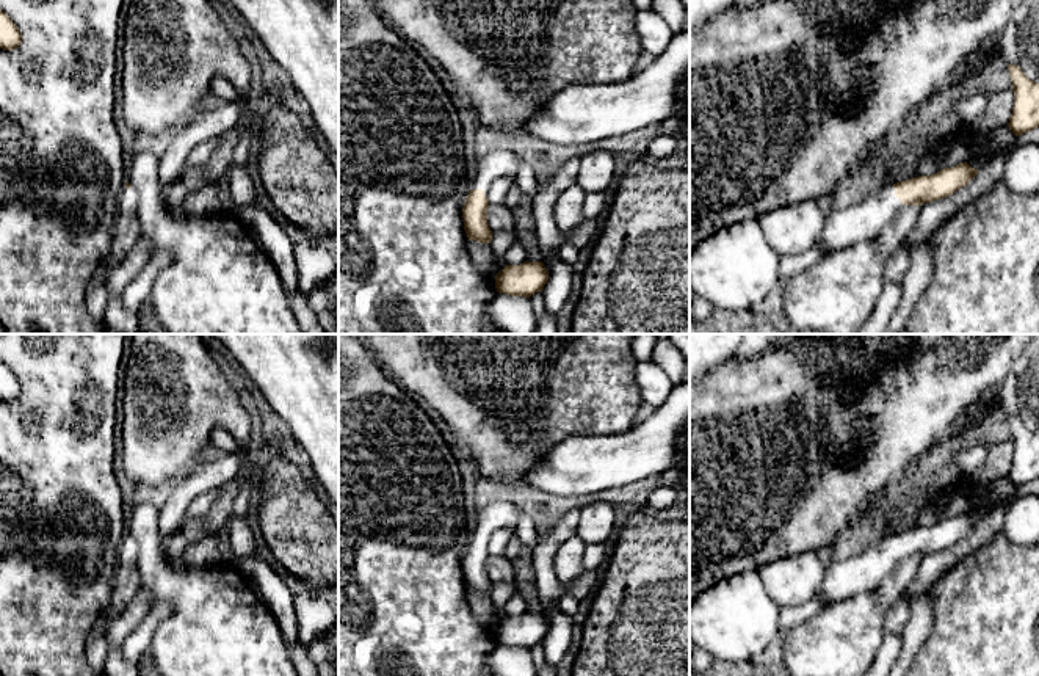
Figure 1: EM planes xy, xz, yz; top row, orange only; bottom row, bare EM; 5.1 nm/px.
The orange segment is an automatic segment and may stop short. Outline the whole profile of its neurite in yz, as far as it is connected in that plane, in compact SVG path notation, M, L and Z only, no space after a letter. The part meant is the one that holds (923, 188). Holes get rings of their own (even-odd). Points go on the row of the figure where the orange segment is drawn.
M967 162L931 176L918 176L893 185L878 184L859 191L854 204L826 215L816 245L840 251L860 242L876 240L903 205L921 205L943 199L965 187L978 169Z

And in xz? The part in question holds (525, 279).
M525 260L520 265L506 265L495 276L495 289L498 293L530 298L536 292L542 292L548 281L548 271L542 262Z

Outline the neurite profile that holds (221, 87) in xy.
M215 77L210 91L218 96L224 104L237 100L240 96L226 77Z

